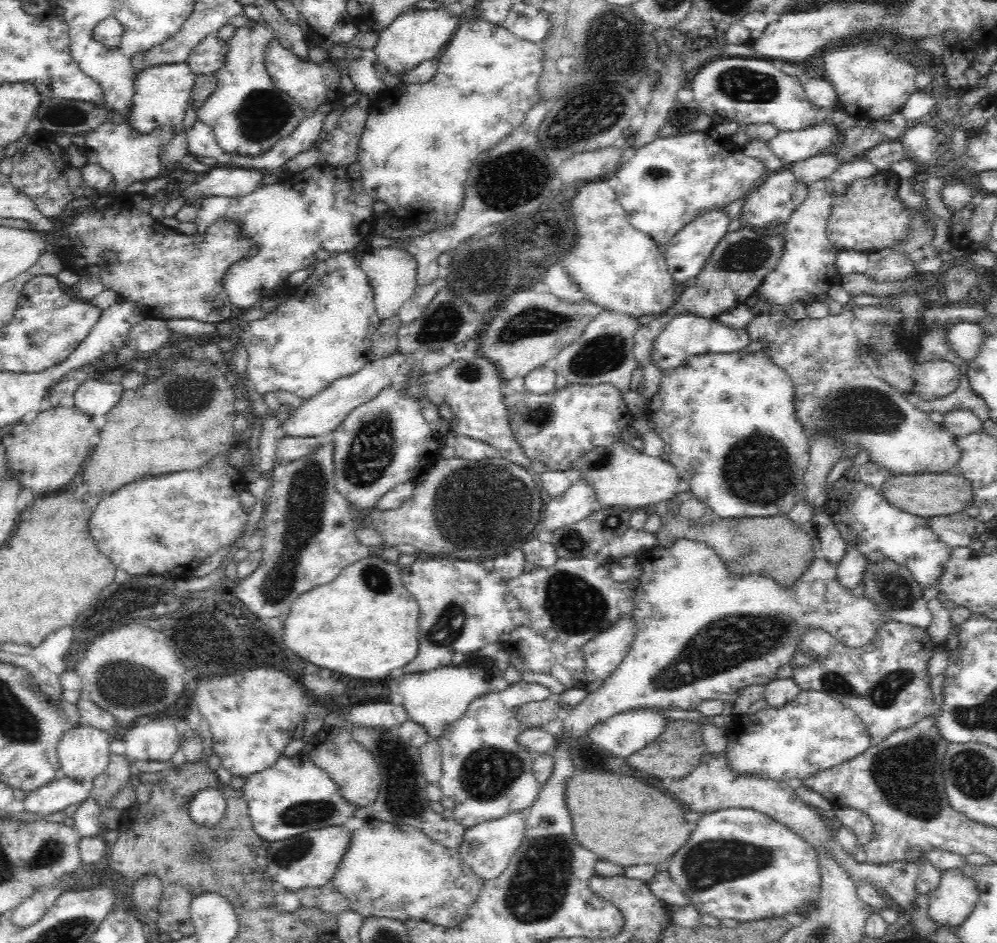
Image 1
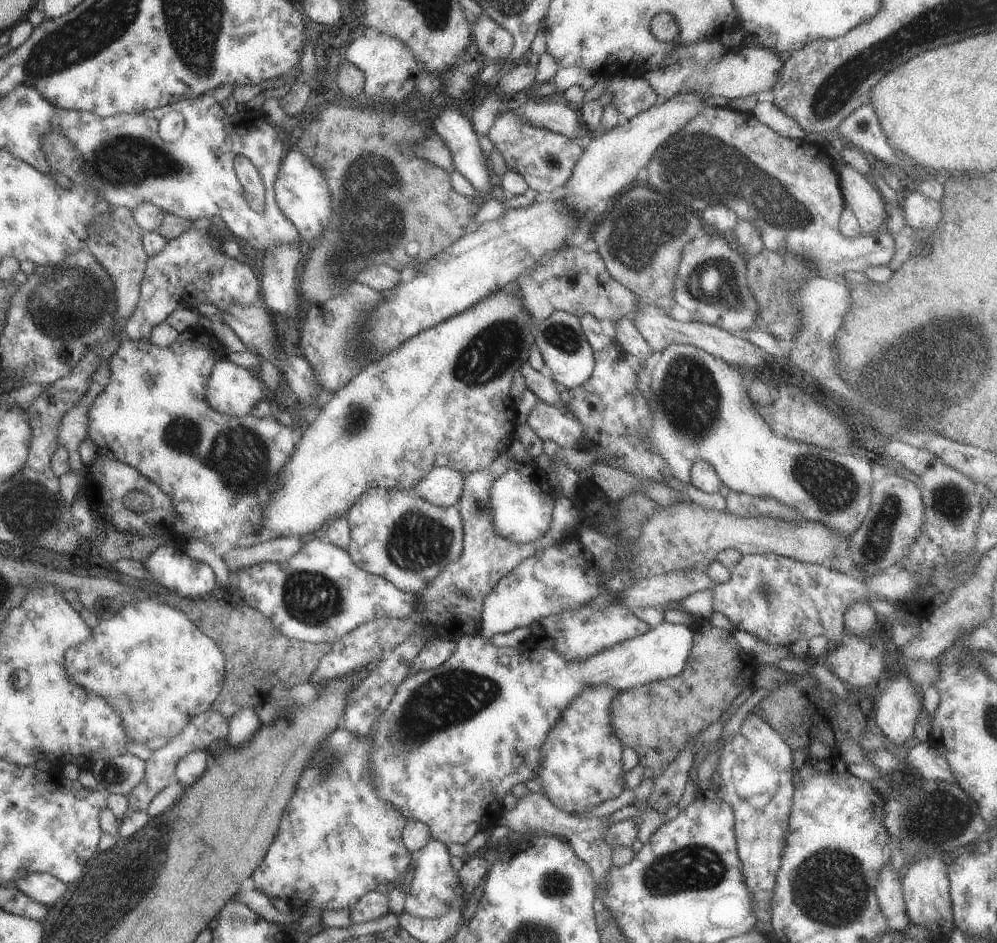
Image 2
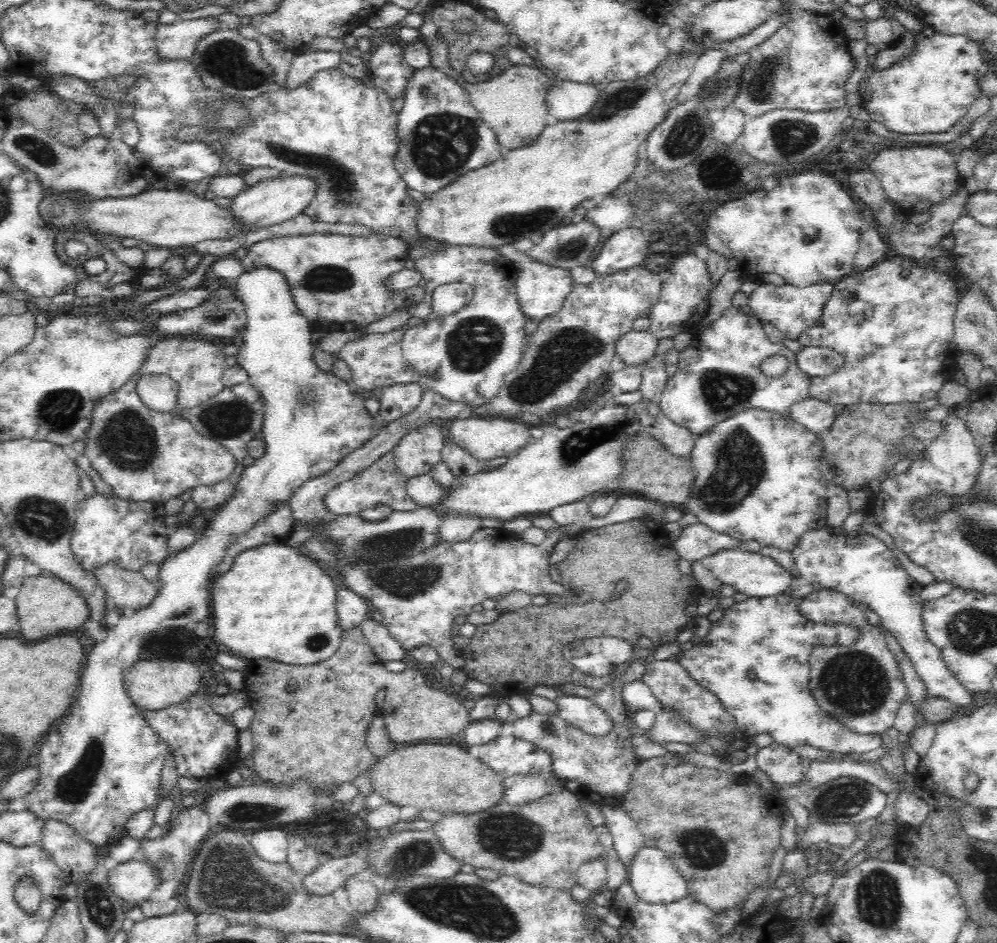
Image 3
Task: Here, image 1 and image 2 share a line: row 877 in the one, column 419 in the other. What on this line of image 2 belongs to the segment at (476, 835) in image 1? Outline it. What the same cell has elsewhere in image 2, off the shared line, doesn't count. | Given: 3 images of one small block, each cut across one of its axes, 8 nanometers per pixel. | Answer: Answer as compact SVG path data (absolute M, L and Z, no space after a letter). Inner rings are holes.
M434 467L408 488L420 500L439 507L454 507L462 488L463 474L446 467Z

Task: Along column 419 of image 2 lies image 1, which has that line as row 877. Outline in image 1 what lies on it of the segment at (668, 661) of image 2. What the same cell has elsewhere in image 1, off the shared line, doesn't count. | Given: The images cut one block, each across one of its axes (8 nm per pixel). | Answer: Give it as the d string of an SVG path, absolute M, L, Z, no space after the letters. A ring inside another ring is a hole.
M724 809L718 810L717 812L705 813L695 824L696 828L692 830L688 842L668 859L668 870L672 881L674 881L676 886L680 887L684 898L691 905L694 905L701 914L720 920L732 918L732 920L739 920L741 923L782 917L799 921L804 917L799 915L802 912L806 914L808 912L808 906L817 904L819 901L822 884L818 853L804 839L800 839L800 836L792 833L792 831L782 826L782 824L775 822L774 819L770 819L767 815L751 809Z

